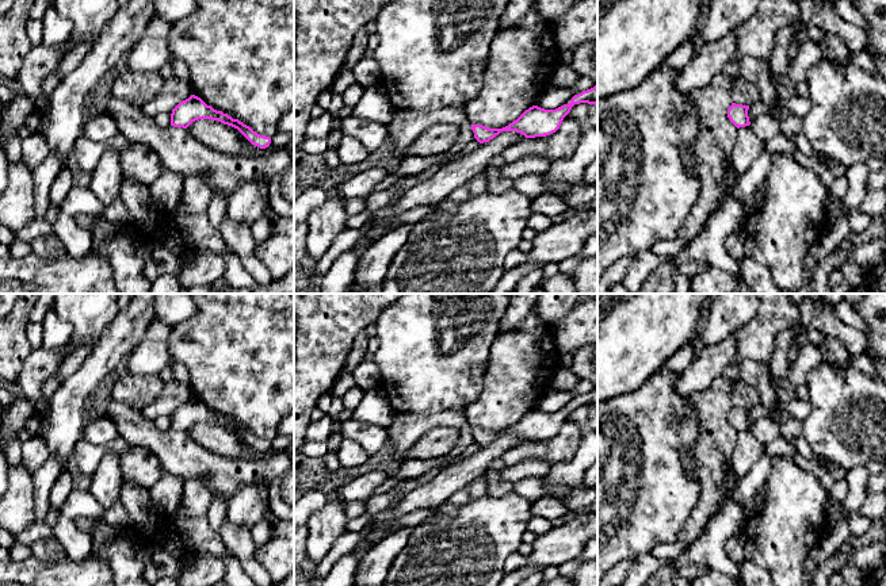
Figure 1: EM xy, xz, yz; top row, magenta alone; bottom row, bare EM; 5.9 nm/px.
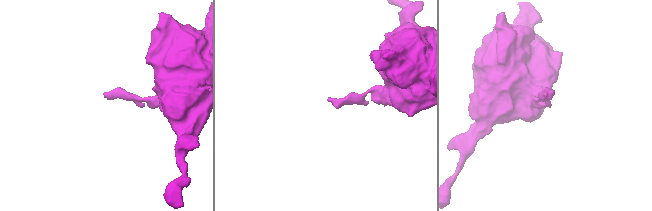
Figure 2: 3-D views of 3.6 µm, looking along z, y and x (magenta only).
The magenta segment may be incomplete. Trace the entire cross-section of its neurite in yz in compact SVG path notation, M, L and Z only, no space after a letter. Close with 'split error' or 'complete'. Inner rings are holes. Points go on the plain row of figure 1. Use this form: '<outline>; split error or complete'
M732 406L732 409L727 413L727 421L737 432L749 429L751 425L748 420L748 413L749 409Z; complete

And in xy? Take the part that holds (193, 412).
M191 398L188 402L180 405L172 413L171 429L187 432L192 425L198 422L211 422L232 429L237 432L252 448L260 452L266 452L271 447L270 440L260 438L238 422L233 422L228 417L214 413L211 409L207 409L201 401L195 398Z; complete

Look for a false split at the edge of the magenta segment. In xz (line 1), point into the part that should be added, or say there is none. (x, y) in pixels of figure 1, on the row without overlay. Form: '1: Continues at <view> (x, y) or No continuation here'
1: No continuation here

